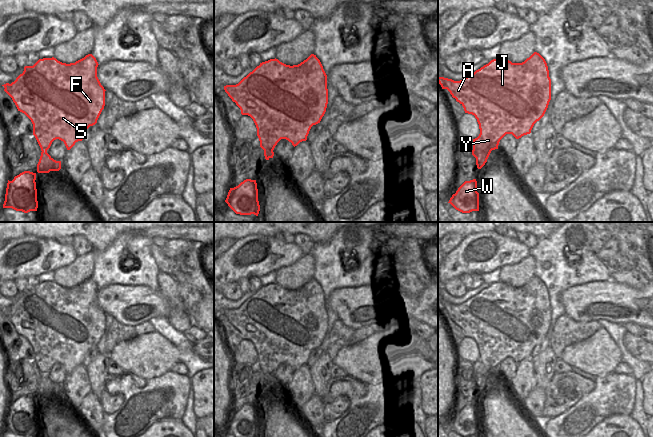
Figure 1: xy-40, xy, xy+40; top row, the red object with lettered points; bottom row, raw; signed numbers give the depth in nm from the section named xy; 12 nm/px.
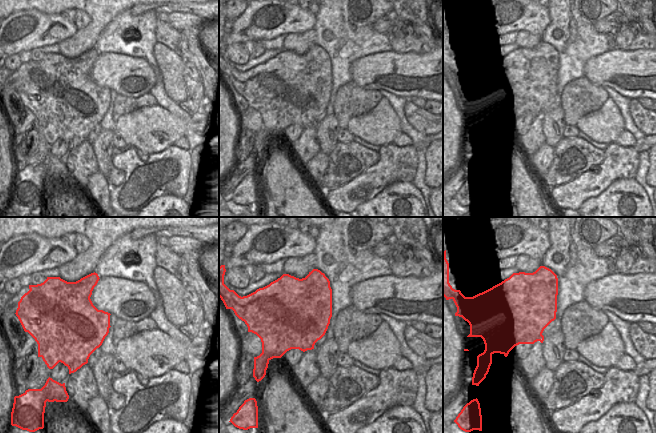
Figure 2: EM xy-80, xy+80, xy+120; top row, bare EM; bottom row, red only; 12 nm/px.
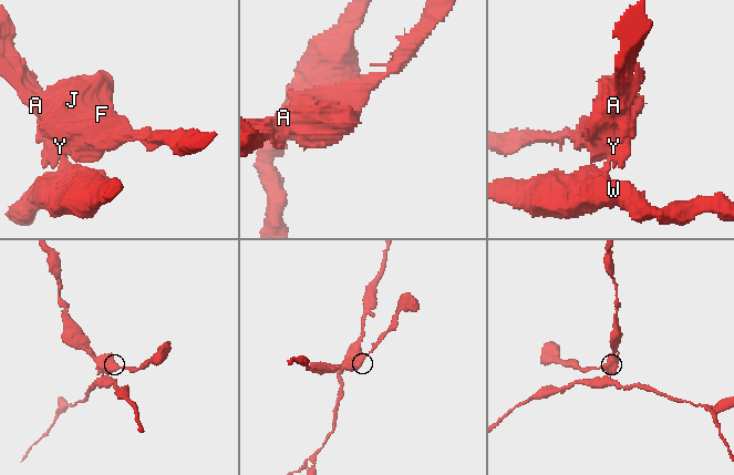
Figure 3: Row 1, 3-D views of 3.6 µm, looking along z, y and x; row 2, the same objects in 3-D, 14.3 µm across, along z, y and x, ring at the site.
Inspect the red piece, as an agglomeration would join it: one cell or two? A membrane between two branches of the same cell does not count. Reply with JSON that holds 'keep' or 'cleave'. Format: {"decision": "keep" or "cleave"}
{"decision": "cleave"}

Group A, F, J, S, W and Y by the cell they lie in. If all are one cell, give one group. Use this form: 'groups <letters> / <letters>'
groups A F J S Y / W

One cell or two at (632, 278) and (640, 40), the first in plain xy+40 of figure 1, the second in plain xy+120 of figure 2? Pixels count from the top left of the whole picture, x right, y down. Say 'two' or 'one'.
one

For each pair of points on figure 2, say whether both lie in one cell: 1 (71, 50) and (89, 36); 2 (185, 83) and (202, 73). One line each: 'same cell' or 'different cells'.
1: same cell
2: different cells

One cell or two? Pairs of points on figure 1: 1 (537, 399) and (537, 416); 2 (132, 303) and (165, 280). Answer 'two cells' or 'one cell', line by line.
1: one cell
2: two cells

